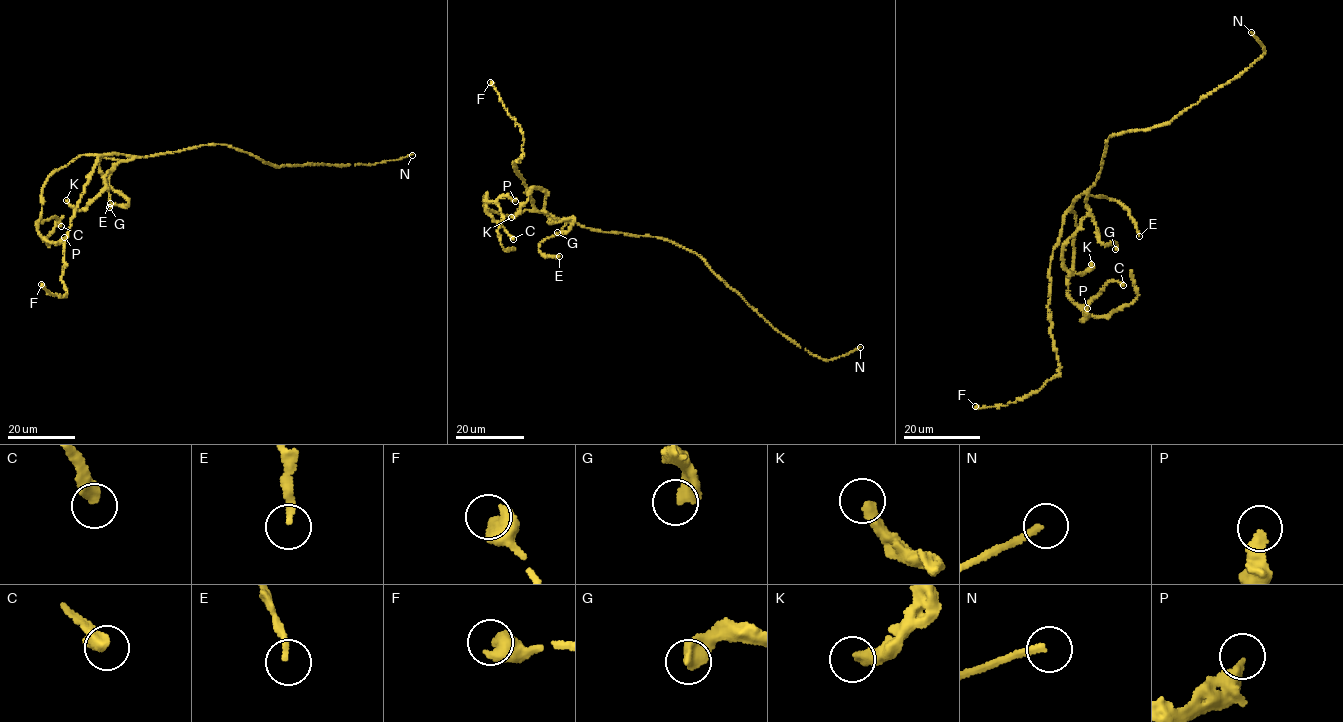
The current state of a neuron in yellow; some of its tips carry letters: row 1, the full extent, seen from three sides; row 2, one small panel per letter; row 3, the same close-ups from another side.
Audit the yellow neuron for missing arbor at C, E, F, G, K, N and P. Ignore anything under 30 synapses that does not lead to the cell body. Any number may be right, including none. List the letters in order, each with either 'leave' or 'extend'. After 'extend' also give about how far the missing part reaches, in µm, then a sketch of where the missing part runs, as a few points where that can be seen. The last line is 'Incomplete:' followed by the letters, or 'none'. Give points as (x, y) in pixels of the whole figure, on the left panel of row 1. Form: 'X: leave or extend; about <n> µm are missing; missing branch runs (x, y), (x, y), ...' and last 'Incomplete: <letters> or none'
C: leave
E: leave
F: leave
G: leave
K: leave
N: extend; about 200 µm are missing
P: leave
Incomplete: N

